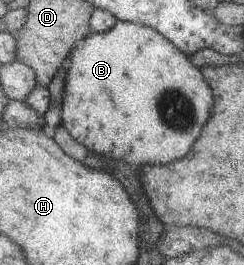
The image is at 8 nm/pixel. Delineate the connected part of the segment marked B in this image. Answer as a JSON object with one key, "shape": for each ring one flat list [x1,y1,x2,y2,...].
{"shape":[[117,20,110,29,89,32,73,45,62,61,61,126,79,145,92,153,128,165,170,163,188,153,192,141,200,135,212,111,212,93,200,70,168,39,138,23]]}

